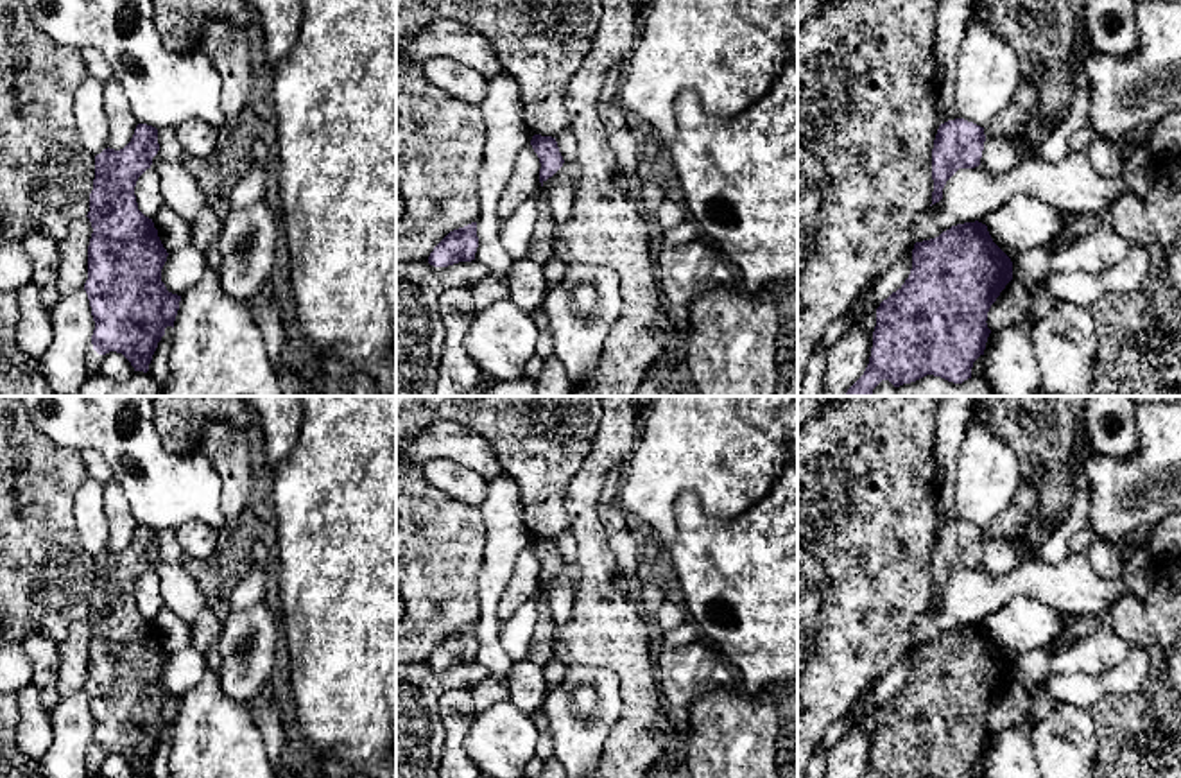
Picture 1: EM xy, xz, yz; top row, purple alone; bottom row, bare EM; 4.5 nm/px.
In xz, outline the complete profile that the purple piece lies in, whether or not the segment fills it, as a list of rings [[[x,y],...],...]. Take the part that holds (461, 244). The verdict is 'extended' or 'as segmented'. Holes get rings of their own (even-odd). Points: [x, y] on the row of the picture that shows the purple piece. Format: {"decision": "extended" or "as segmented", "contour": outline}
{"decision": "as segmented", "contour": [[[477,222],[450,231],[430,253],[428,264],[434,267],[448,267],[459,262],[475,260],[478,247]]]}

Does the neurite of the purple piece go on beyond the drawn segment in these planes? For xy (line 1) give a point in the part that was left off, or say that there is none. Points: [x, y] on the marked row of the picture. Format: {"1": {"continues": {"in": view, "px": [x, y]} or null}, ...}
{"1": {"continues": null}}

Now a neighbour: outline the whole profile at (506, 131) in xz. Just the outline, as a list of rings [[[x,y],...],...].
[[[504,73],[489,77],[487,93],[478,108],[486,122],[486,149],[478,172],[480,217],[477,220],[478,247],[475,260],[489,274],[505,276],[514,256],[500,242],[496,208],[514,170],[516,156],[530,143],[534,134],[525,124],[518,84]]]

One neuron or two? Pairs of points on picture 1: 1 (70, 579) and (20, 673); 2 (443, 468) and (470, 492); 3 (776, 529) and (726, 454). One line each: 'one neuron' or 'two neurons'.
1: two neurons
2: one neuron
3: two neurons

